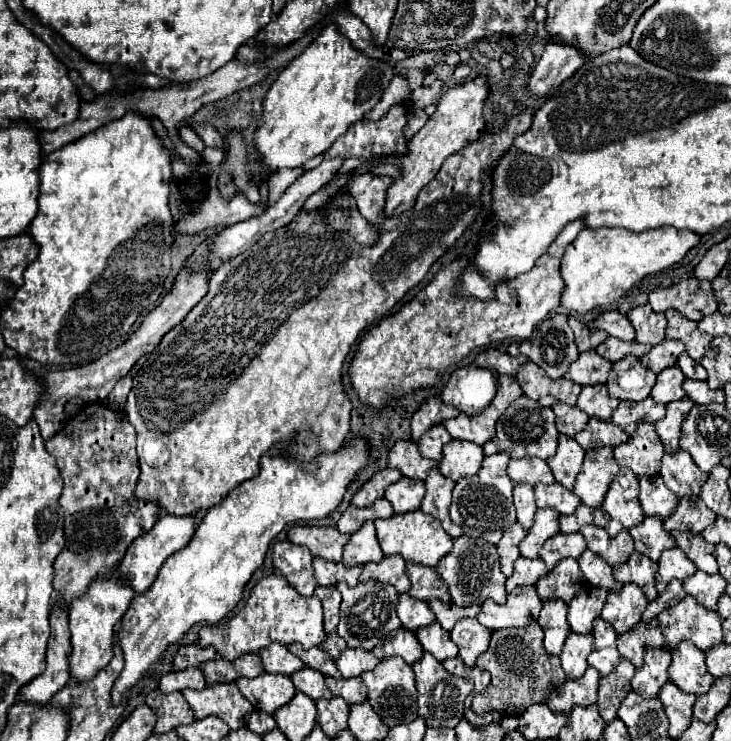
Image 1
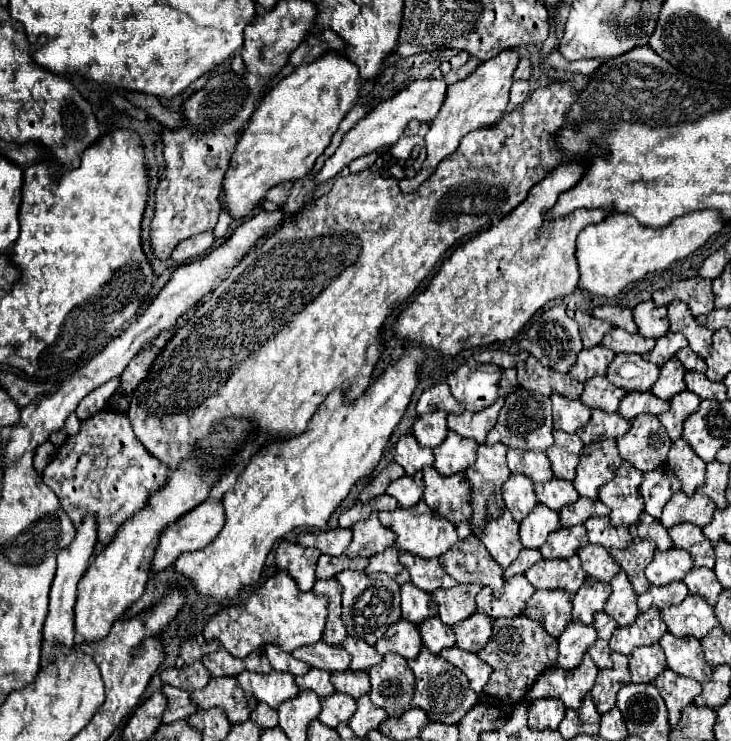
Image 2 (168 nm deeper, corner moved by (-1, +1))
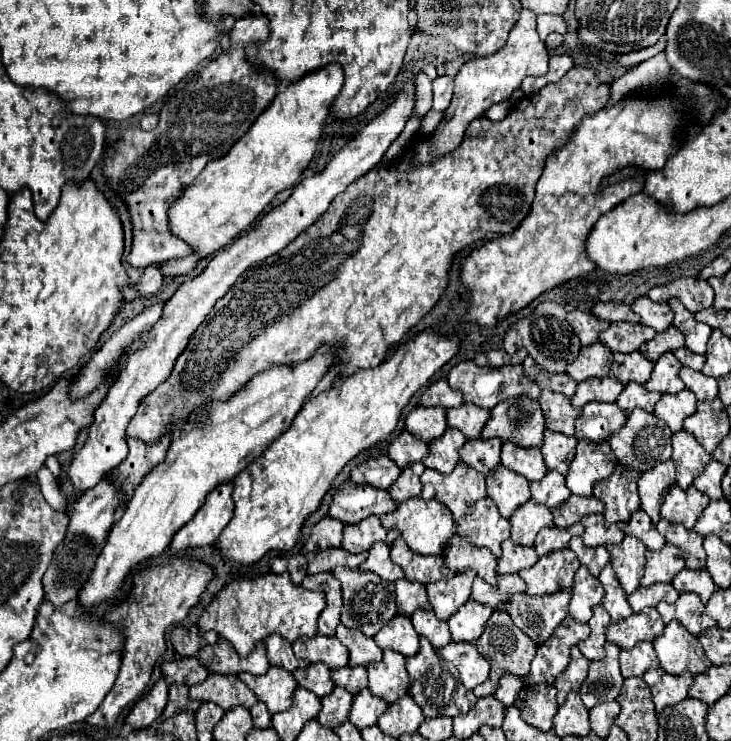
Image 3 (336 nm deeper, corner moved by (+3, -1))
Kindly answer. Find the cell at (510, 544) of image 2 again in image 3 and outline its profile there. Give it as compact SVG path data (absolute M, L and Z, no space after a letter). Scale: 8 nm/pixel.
M483 498L471 504L467 514L455 524L455 530L463 540L489 548L497 558L501 556L501 542L511 534L509 520L499 514L491 498Z

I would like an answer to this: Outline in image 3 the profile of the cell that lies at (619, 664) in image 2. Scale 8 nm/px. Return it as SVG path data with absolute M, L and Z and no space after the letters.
M605 642L605 658L589 664L589 676L579 690L585 708L617 698L623 686L623 676L619 672L619 650L621 648L613 642Z

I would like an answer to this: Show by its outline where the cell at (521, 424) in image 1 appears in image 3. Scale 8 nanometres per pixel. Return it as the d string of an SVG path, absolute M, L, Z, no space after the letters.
M519 396L497 404L485 424L481 438L501 438L517 446L539 446L543 442L545 420L539 402Z

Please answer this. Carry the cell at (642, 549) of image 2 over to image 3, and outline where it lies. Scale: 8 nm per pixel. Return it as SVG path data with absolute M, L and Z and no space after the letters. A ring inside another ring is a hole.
M625 536L621 544L607 544L611 554L611 566L617 572L617 578L627 594L633 594L639 588L645 564L645 544L635 536ZM611 546L611 550L609 550Z

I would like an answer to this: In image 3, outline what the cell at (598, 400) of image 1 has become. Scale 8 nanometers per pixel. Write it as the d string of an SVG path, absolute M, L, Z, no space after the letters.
M603 376L603 378L589 378L585 382L579 384L575 396L571 398L575 408L583 408L587 402L591 400L599 400L599 402L615 402L617 396L621 394L623 384L615 382L615 378Z

